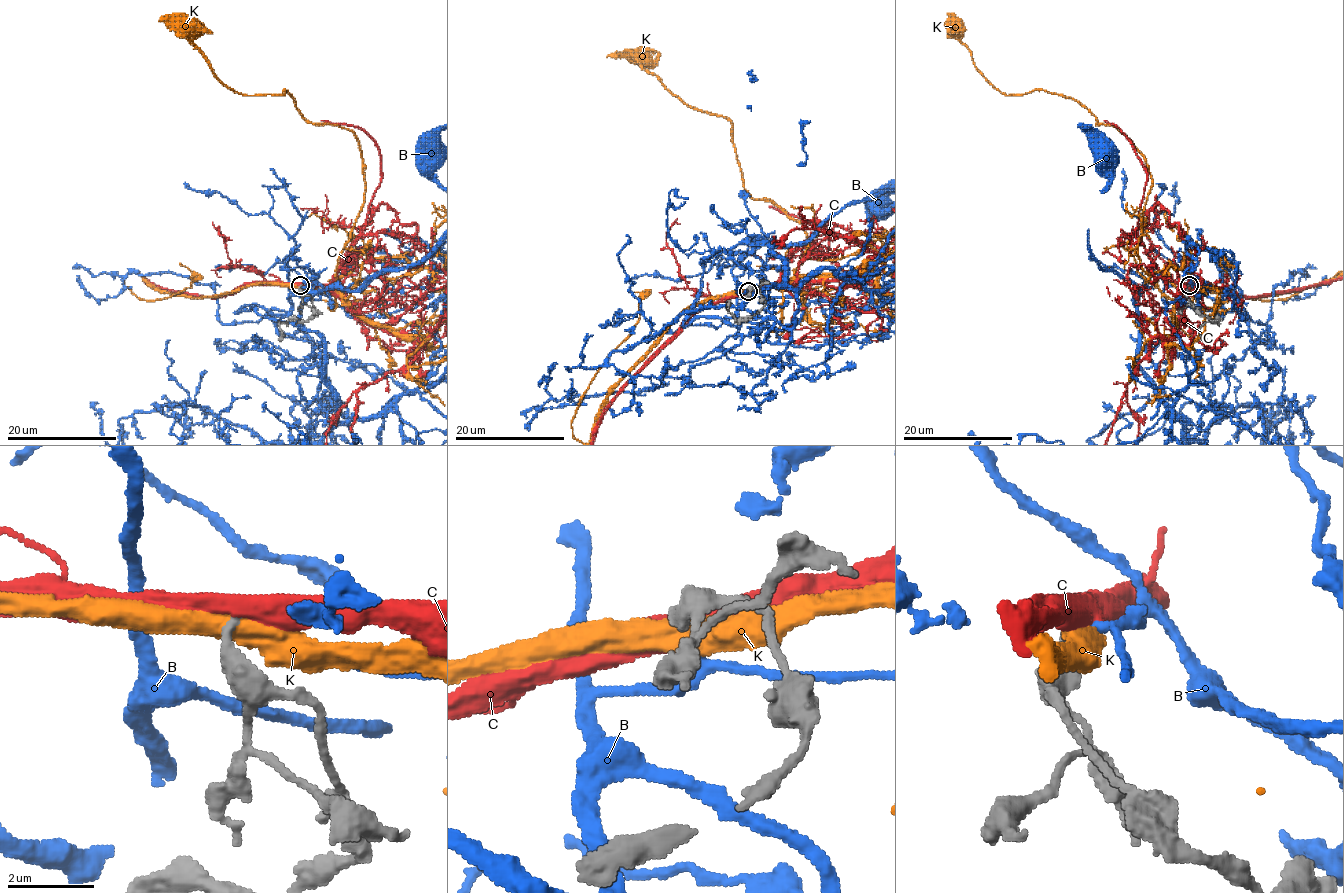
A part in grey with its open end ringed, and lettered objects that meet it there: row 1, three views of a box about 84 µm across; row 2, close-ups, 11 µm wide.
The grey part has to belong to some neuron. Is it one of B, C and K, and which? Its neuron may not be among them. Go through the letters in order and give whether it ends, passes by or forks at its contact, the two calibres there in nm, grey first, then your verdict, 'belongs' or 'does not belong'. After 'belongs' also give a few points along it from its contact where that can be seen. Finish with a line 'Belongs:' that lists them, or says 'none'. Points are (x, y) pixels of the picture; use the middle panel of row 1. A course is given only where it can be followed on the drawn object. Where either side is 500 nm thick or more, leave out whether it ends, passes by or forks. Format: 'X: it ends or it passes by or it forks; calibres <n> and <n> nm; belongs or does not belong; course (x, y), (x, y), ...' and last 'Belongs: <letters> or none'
B: it passes by; calibres 200 and 140 nm; belongs
C: calibres 220 and 600 nm; does not belong
K: it passes by; calibres 280 and 480 nm; does not belong
Belongs: B

